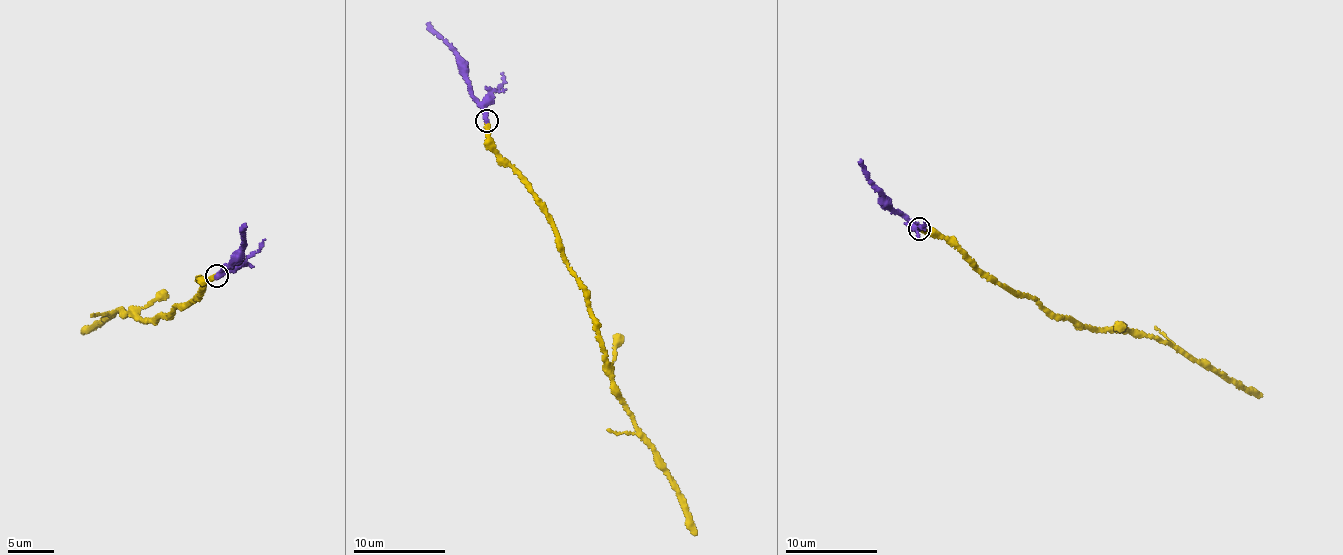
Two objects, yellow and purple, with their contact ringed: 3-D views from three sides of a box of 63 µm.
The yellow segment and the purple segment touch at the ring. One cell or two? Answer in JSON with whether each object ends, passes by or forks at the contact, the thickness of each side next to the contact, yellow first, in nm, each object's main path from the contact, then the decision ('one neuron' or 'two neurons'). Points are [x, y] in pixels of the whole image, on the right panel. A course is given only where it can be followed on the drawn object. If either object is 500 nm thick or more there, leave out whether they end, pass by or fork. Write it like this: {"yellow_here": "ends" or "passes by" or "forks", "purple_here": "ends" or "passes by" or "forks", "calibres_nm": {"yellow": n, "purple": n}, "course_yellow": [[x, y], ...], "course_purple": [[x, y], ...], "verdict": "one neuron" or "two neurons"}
{"yellow_here": "ends", "purple_here": "ends", "calibres_nm": {"yellow": 320, "purple": 320}, "course_yellow": [[920, 228], [939, 234], [1002, 285], [1056, 315], [1093, 328], [1120, 324], [1157, 336], [1261, 396]], "course_purple": [[920, 228], [891, 207], [889, 198], [877, 187], [861, 159]], "verdict": "one neuron"}

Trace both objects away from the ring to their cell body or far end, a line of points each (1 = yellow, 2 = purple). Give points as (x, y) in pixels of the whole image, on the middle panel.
1: (487, 121), (493, 151), (517, 172), (550, 221), (584, 294), (612, 390), (667, 475), (696, 534)
2: (487, 121), (451, 48), (427, 24)

